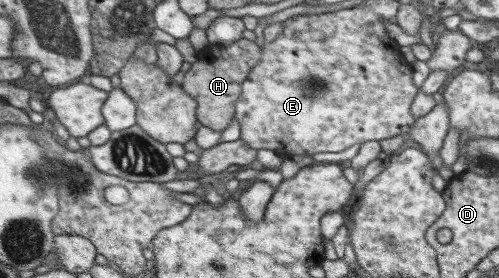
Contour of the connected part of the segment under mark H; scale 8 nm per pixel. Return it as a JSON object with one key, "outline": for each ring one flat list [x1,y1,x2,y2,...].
{"outline":[[240,38,229,46,208,46,184,72,180,86,196,99,197,120,205,128,221,132,234,117,235,103,240,97,241,82,261,60,261,46,257,42]]}

